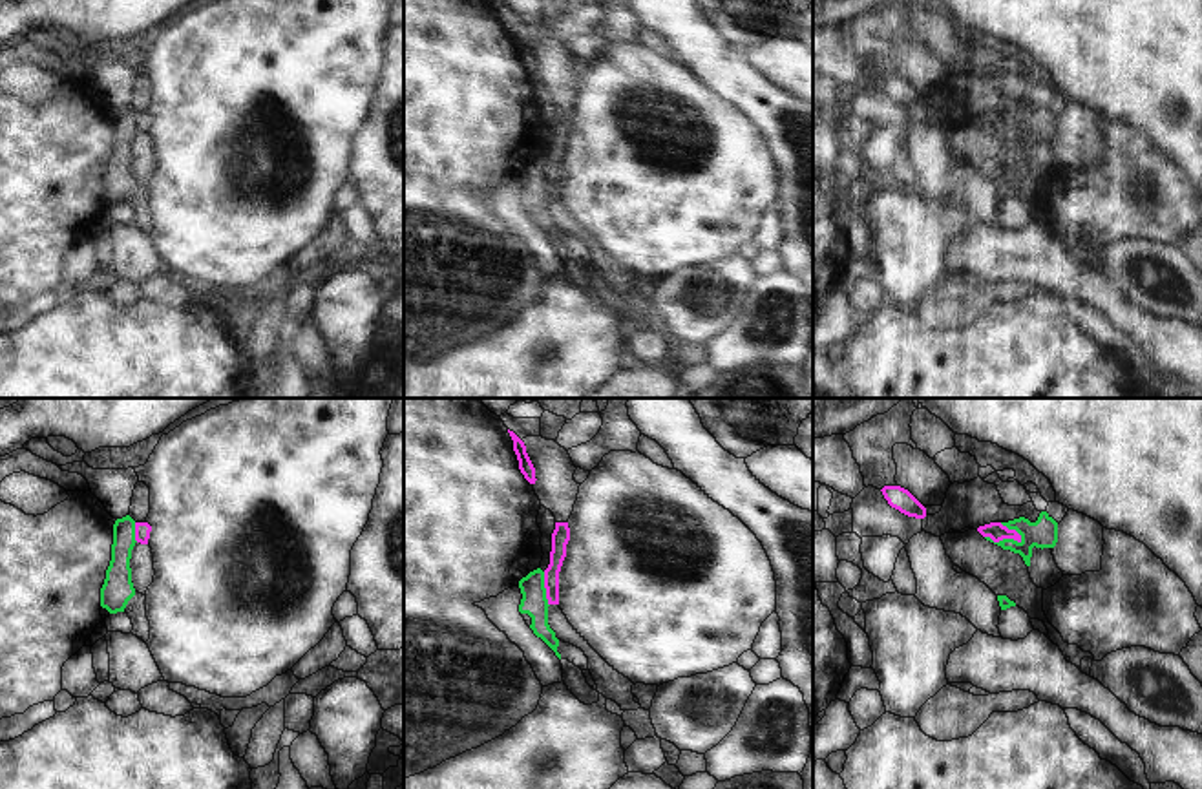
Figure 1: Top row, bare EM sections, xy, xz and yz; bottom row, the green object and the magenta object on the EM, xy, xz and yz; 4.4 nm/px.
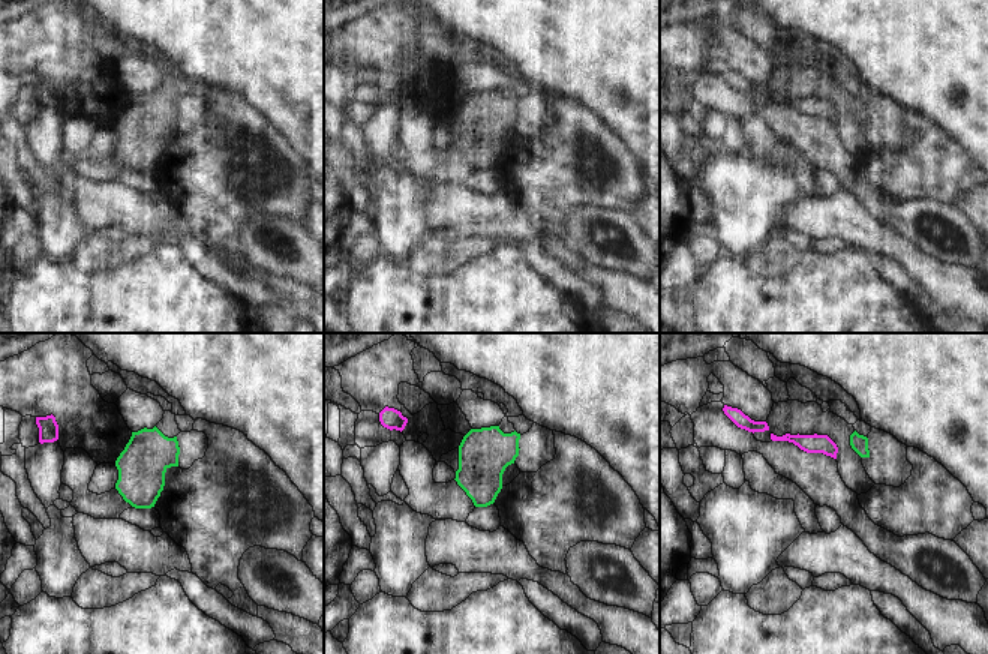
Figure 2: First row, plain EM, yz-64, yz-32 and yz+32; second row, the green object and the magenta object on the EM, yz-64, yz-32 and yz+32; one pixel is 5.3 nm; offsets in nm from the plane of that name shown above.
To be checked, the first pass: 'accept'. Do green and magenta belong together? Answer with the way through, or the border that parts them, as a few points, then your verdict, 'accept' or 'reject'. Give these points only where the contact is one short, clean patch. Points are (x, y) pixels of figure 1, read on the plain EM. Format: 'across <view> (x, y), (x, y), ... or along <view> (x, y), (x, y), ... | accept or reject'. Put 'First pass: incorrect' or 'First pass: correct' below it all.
along yz (985, 128), (1022, 132) | reject
First pass: incorrect

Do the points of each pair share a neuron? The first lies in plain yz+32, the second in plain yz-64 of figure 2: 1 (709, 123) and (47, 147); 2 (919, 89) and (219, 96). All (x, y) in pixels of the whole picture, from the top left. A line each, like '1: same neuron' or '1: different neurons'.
1: same neuron
2: different neurons

